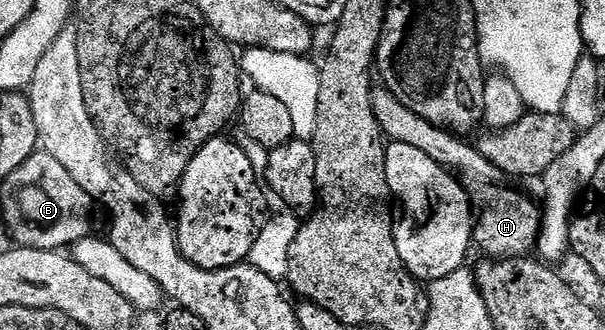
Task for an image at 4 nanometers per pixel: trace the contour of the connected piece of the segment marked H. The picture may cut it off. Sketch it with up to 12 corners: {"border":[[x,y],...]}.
{"border":[[482,183],[470,194],[472,241],[492,260],[536,249],[540,207]]}

